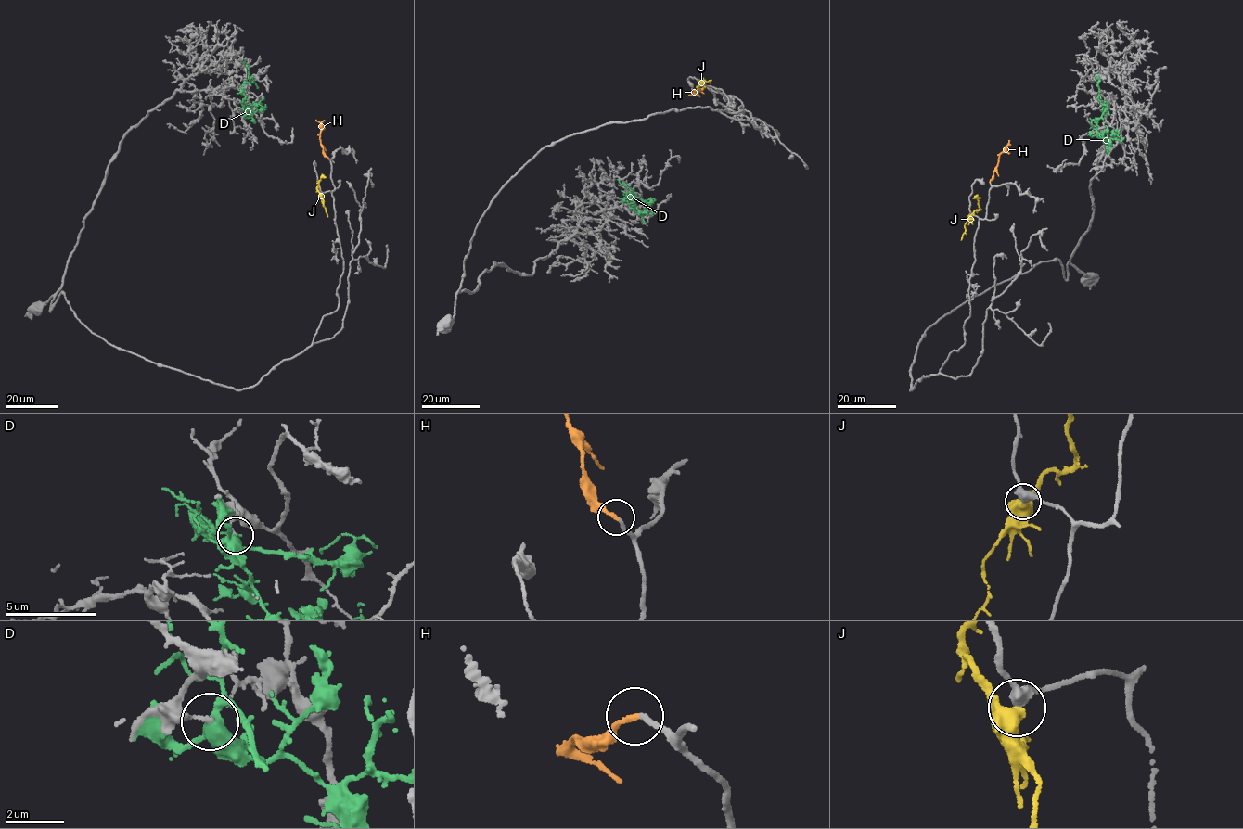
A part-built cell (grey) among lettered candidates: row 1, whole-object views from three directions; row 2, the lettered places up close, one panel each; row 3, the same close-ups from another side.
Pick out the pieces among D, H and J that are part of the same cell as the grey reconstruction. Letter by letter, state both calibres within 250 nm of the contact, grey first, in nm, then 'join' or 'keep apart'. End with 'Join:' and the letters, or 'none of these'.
D: 140/380 nm | keep apart
H: 170/220 nm | join
J: 400/400 nm | keep apart
Join: H

